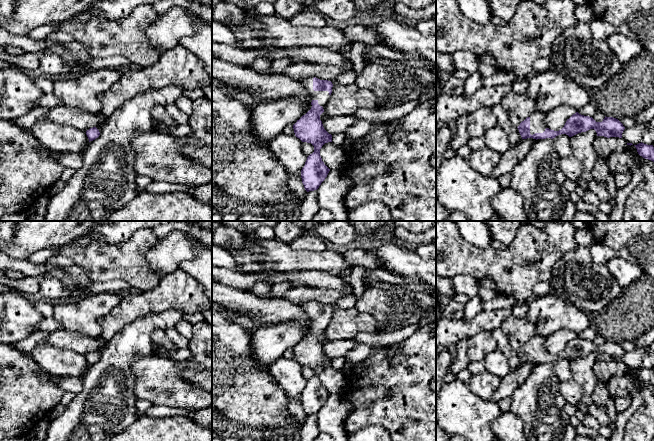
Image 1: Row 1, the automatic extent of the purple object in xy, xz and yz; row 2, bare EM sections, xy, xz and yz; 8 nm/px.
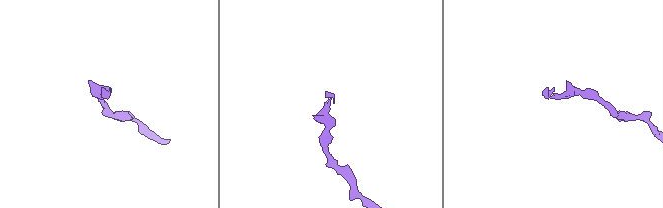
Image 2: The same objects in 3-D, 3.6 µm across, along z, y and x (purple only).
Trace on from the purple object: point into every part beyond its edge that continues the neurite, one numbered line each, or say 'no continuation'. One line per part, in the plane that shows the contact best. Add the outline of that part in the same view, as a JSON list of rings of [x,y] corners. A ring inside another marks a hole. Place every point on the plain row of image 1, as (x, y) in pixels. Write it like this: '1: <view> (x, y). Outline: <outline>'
1: yz (537, 343). Outline: [[[534,336],[530,341],[530,358],[543,357],[547,352],[545,339],[542,336]]]

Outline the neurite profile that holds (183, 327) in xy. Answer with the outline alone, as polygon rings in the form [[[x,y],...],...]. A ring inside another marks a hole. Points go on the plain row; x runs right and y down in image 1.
[[[181,319],[179,322],[177,322],[175,325],[175,329],[180,335],[188,340],[193,337],[193,324],[186,320]]]

